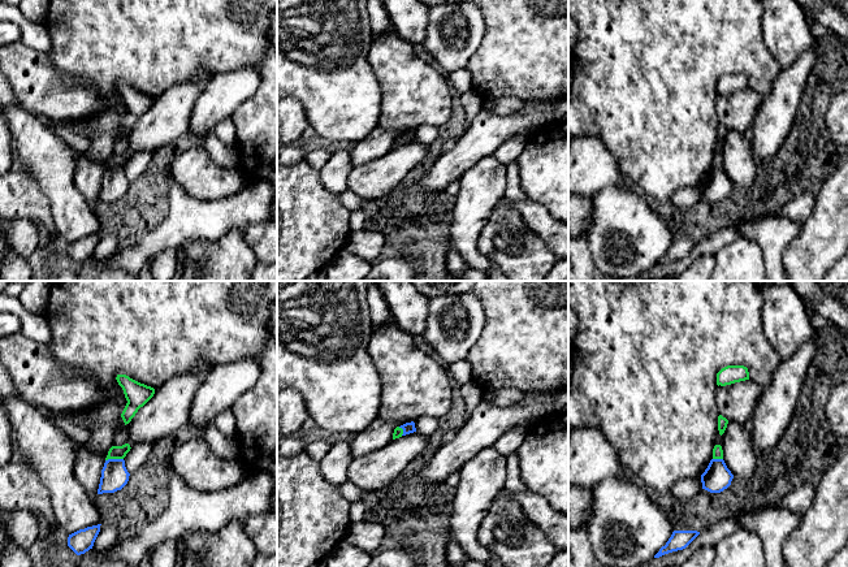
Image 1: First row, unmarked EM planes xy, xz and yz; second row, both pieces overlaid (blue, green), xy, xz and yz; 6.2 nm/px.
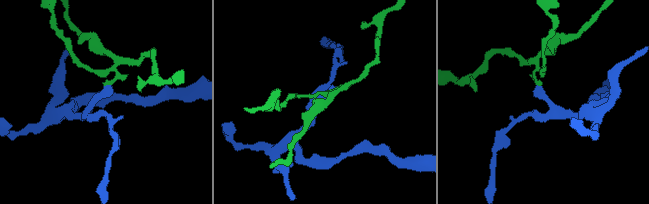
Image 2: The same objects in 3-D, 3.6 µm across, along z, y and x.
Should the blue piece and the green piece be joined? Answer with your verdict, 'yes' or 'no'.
no

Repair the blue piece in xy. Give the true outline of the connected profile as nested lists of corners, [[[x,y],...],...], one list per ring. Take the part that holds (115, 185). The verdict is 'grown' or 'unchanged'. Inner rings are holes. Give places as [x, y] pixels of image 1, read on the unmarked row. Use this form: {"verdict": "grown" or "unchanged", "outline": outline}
{"verdict": "unchanged", "outline": [[[108,168],[101,178],[98,203],[121,199],[129,190],[130,182],[124,168]]]}

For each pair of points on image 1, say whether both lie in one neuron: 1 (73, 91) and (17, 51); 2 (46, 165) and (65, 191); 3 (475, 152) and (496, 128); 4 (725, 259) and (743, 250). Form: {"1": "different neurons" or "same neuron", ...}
{"1": "same neuron", "2": "same neuron", "3": "same neuron", "4": "same neuron"}

